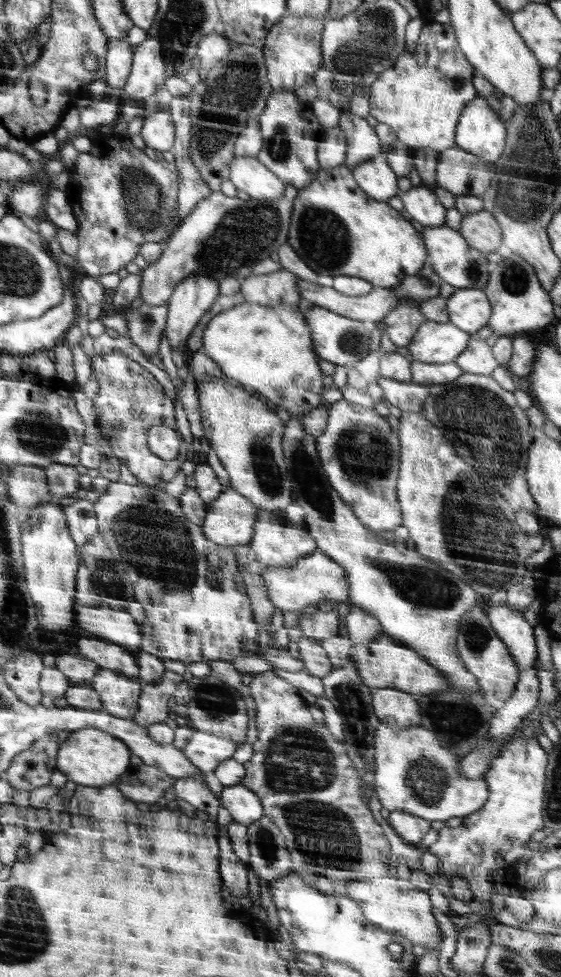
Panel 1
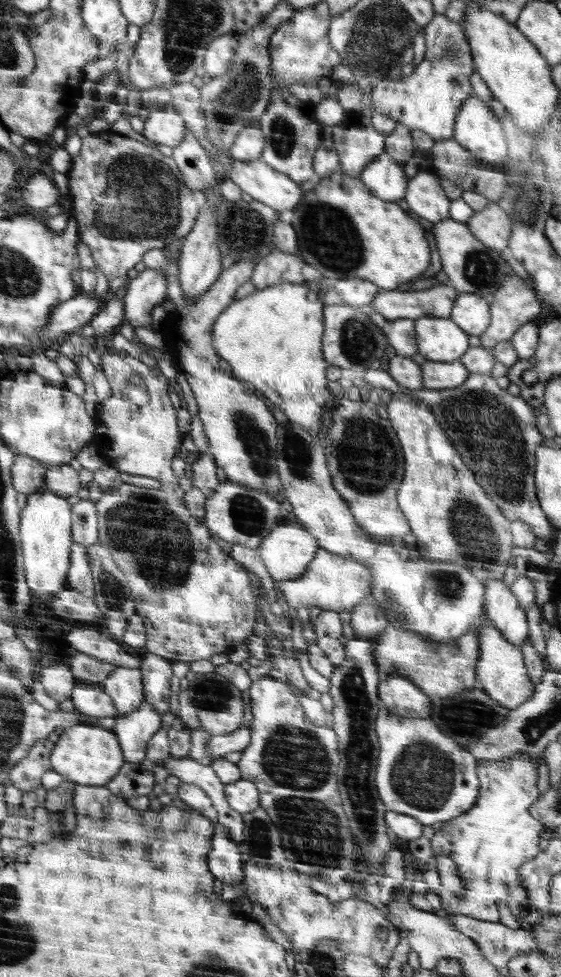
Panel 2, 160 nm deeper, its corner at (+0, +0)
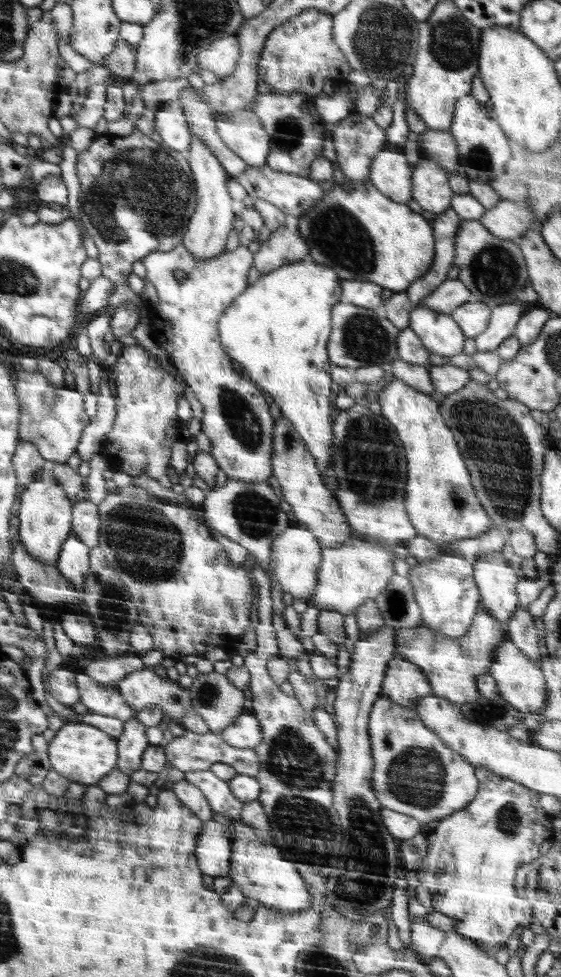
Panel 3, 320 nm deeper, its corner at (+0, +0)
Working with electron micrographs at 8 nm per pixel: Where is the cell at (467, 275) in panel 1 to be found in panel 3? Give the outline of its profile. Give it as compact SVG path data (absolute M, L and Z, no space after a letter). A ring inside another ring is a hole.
M462 220L455 238L455 259L460 279L470 291L469 300L480 301L491 308L518 300L528 282L524 255L515 241L502 240L488 232L477 220Z

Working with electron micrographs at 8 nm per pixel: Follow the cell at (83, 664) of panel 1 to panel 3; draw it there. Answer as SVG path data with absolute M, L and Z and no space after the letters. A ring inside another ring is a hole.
M129 653L114 657L94 657L82 673L102 686L116 686L124 677L145 668L144 659L137 653Z

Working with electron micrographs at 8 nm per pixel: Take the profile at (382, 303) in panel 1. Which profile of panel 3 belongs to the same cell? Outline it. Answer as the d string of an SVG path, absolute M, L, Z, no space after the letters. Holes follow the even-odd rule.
M447 278L434 292L422 299L415 307L430 307L432 310L450 314L471 298L470 291L460 279Z

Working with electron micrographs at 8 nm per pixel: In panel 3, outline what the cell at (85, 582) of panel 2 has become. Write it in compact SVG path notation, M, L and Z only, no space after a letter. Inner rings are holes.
M74 533L63 545L63 550L59 562L56 564L59 572L77 589L82 589L84 580L89 570L90 548L80 542Z

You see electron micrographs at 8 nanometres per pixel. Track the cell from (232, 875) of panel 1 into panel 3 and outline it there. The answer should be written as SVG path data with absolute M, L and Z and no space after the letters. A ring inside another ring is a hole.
M227 818L208 820L204 836L200 836L200 866L212 879L229 876L231 857L231 822Z

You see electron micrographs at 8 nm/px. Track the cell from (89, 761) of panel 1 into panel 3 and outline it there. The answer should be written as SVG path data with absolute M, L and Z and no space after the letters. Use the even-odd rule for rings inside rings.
M67 722L49 742L48 756L52 769L64 778L87 786L96 785L111 770L117 768L118 740L90 724Z

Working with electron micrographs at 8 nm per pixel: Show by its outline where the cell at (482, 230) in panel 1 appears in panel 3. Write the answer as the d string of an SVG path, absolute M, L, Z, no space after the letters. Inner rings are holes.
M501 200L496 206L485 209L479 221L494 236L515 241L531 230L536 219L528 207L518 206L512 200Z

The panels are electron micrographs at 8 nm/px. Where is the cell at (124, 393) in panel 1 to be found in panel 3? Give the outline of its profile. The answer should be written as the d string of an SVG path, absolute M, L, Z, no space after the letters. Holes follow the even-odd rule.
M124 346L122 354L117 356L116 363L108 368L109 375L113 376L116 384L115 419L112 430L103 440L101 451L108 462L108 469L121 470L132 477L146 474L162 486L170 487L171 482L166 476L166 470L170 468L172 444L180 440L180 420L176 416L176 404L182 396L182 386L178 386L178 382L174 382L174 378L168 372L158 368L154 358L150 358L139 346Z

